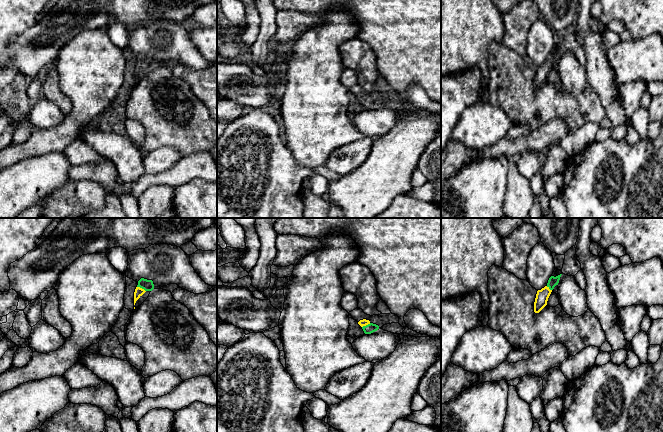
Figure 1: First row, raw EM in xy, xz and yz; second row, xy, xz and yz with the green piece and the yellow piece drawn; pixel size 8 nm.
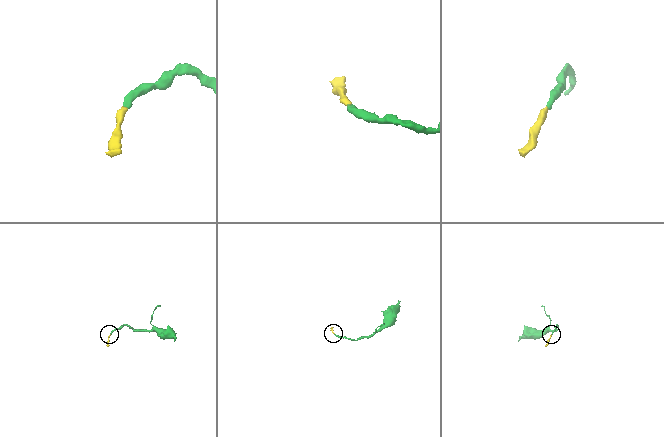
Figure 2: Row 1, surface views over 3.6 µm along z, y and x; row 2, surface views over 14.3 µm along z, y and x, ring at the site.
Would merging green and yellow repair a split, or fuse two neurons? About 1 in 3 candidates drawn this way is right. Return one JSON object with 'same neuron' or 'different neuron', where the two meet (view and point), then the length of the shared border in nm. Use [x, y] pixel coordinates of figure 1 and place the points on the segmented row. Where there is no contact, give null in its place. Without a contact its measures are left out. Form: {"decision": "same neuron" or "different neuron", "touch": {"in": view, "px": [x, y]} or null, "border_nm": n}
{"decision": "same neuron", "touch": {"in": "xy", "px": [141, 287]}, "border_nm": 80}

